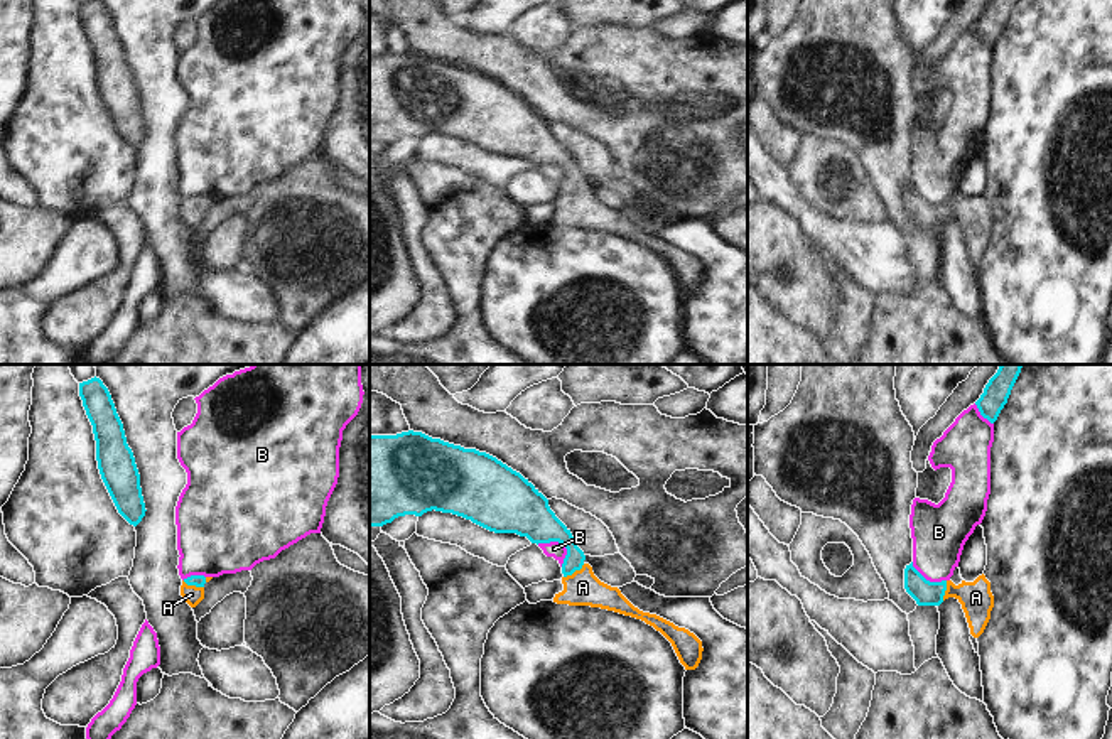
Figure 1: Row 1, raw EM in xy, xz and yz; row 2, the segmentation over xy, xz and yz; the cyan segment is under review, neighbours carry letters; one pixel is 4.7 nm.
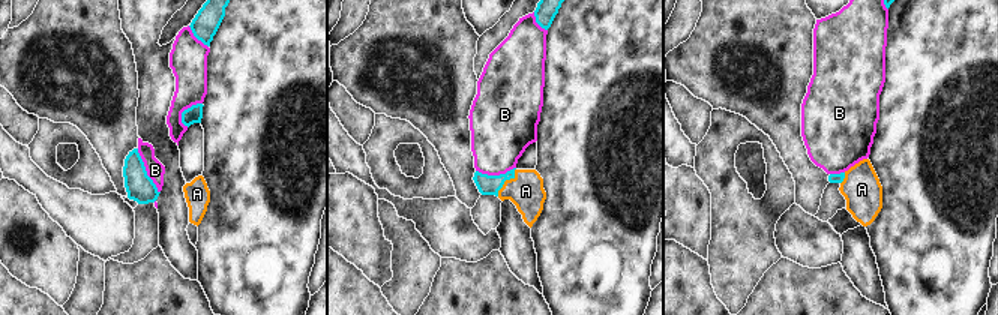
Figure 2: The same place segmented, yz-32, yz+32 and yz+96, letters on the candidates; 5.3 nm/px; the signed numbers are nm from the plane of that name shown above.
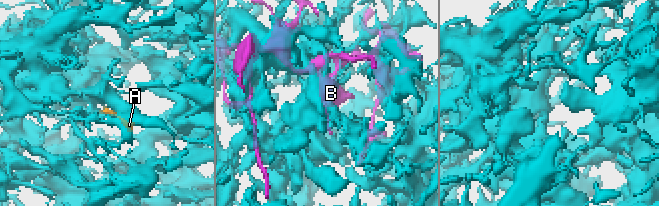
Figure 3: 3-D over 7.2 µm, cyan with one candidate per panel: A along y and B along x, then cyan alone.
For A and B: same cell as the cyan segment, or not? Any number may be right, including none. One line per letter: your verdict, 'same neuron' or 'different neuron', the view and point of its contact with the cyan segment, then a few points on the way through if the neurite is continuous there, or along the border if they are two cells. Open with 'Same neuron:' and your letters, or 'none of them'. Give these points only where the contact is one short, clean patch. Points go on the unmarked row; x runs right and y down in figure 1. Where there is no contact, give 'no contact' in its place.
Same neuron: A
A: same neuron; meets cyan in xz at (574, 193); runs through xz (545, 149), (571, 167), (574, 193), (582, 210)
B: different neuron; meets cyan in xz at (561, 164)

